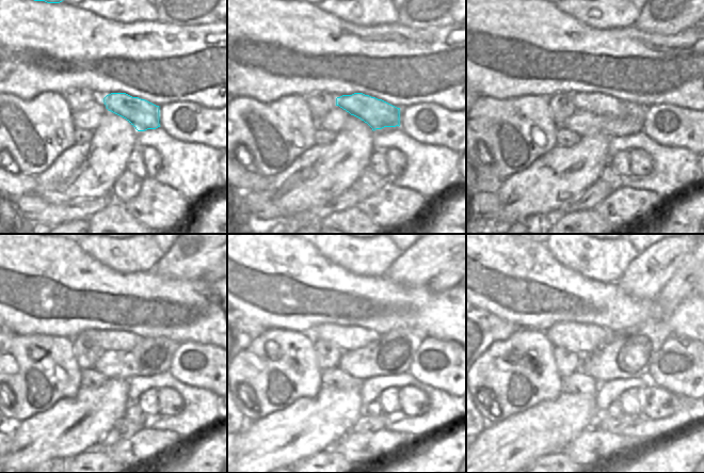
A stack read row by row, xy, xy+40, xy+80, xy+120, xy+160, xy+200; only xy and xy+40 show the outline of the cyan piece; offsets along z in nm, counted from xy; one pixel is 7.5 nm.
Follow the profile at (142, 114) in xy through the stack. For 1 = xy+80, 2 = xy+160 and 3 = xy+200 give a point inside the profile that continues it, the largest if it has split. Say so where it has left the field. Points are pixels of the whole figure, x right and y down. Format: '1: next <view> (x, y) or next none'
1: next xy+80 (595, 103)
2: next xy+160 (348, 337)
3: next xy+200 (584, 339)

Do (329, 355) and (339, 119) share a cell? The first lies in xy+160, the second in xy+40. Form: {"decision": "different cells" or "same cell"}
{"decision": "different cells"}

